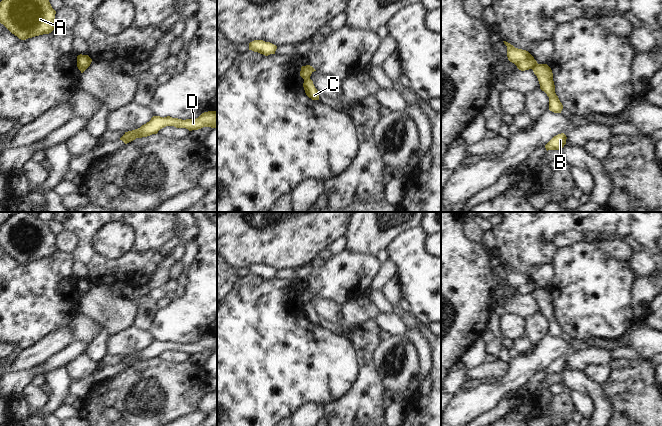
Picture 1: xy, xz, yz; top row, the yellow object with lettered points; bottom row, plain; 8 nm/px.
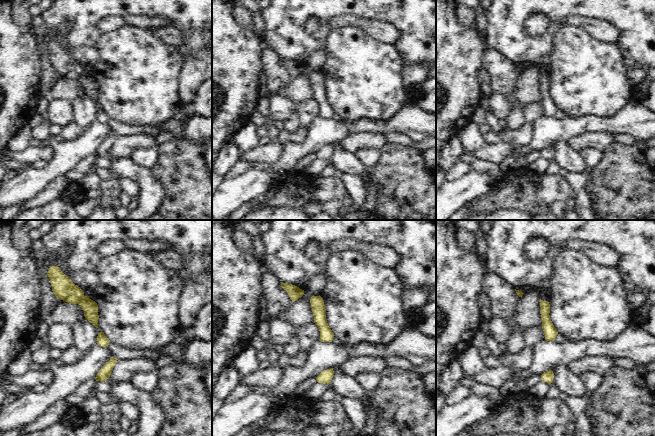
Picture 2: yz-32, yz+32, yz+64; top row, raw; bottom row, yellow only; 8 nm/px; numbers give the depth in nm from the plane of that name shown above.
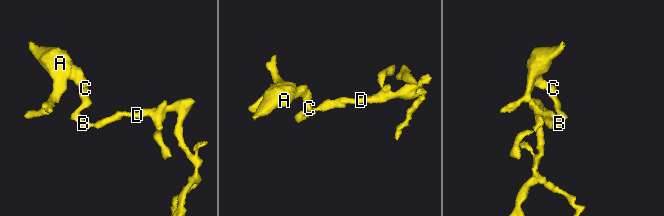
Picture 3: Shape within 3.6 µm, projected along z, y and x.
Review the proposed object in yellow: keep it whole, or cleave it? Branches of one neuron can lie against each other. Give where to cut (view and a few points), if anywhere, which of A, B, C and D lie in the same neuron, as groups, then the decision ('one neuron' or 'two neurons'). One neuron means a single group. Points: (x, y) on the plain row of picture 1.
xz (309, 302), (304, 304) | A / B C D | two neurons

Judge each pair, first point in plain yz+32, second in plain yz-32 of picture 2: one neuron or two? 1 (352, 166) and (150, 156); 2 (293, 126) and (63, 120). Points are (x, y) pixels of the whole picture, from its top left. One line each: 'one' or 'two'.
1: two
2: two

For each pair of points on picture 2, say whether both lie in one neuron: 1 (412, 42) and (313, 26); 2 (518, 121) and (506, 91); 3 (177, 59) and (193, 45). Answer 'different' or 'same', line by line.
1: different
2: same
3: different

